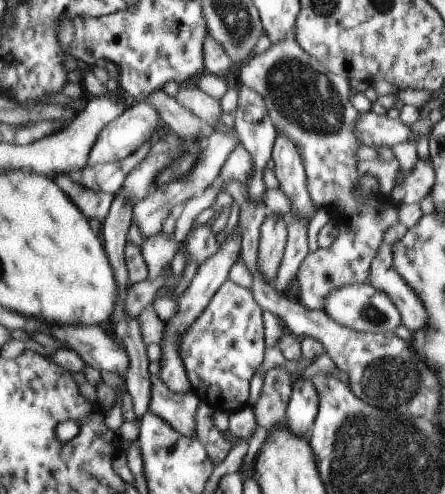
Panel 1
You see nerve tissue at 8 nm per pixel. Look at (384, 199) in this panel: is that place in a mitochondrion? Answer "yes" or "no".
no

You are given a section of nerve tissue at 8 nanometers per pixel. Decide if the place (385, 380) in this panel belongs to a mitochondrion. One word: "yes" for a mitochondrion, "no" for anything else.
yes

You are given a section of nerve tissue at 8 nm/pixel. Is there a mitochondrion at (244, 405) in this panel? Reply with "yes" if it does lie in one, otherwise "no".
no

